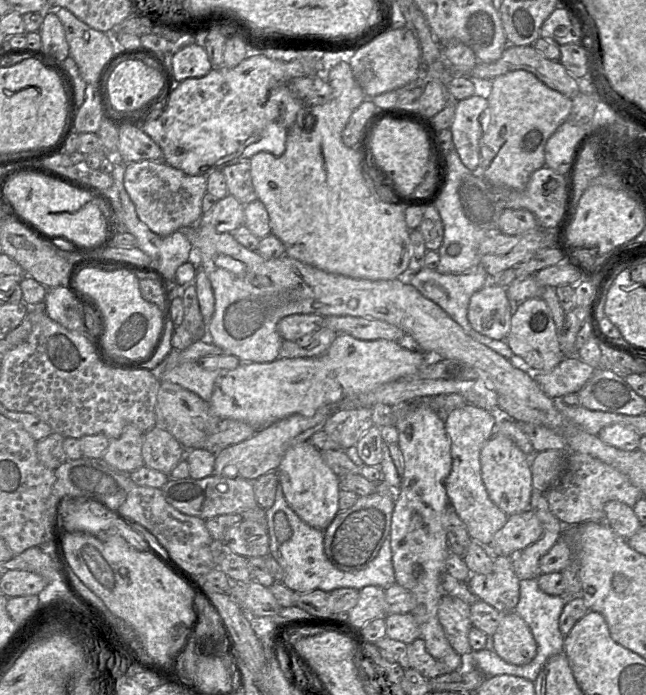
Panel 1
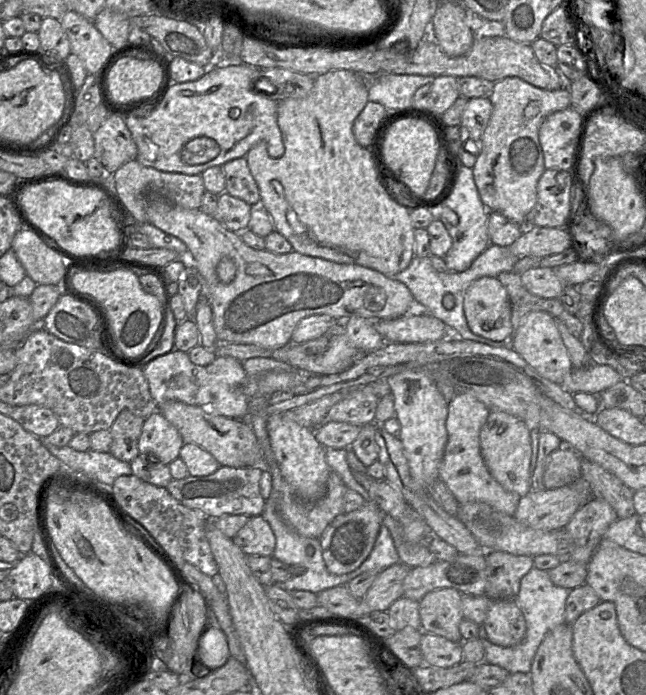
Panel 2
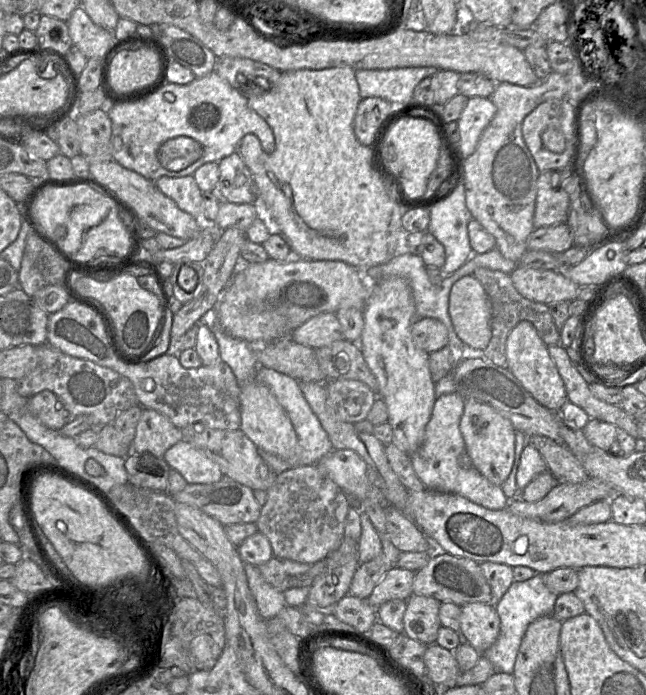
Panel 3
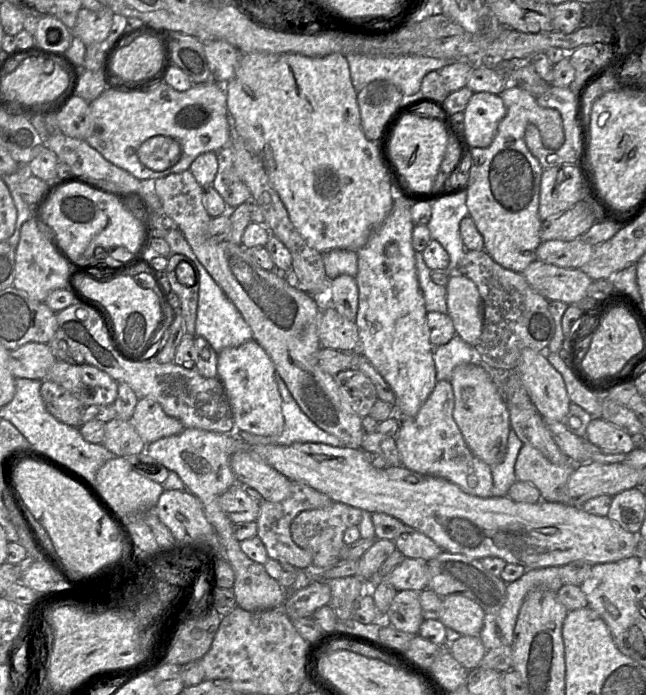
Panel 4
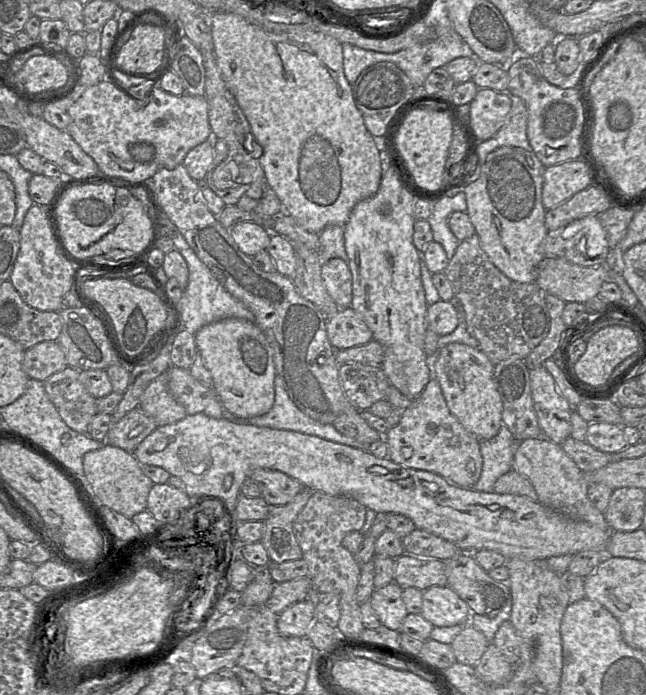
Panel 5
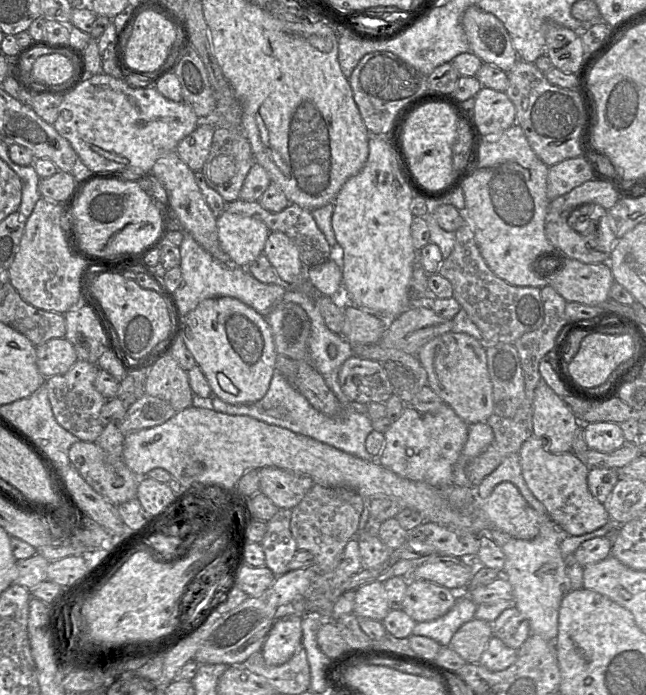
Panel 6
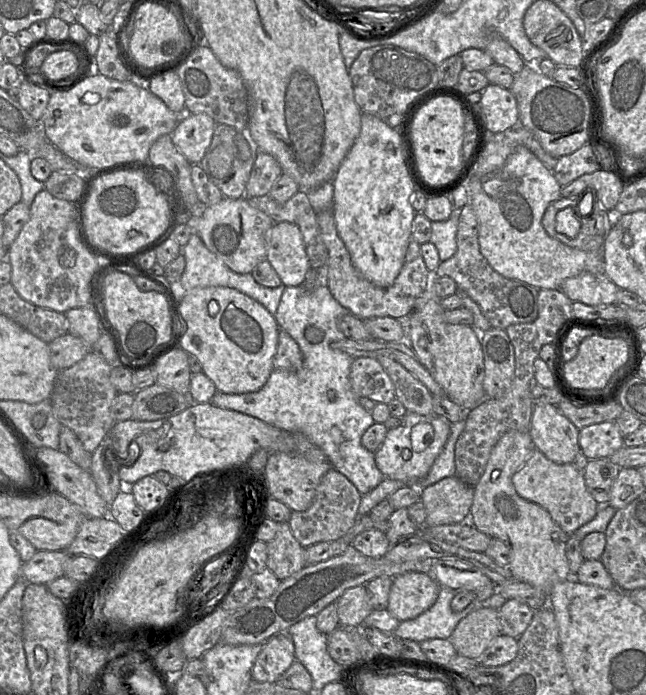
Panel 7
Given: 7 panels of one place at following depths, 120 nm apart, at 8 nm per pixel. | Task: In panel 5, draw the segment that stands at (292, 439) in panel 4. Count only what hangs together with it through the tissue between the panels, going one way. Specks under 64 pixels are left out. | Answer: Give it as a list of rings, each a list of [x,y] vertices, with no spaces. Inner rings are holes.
[[[277,374],[274,379],[274,386],[274,404],[266,414],[250,418],[240,418],[224,409],[223,418],[240,424],[314,435],[328,441],[368,451],[368,444],[363,444],[344,436],[332,424],[322,424],[304,414],[290,399],[283,380]]]

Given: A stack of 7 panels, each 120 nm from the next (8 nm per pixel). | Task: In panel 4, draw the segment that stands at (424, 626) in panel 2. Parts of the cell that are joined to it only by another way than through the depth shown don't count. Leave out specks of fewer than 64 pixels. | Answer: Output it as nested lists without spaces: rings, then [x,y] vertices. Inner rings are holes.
[[[403,590],[395,595],[384,621],[390,623],[397,630],[417,635],[424,619],[419,592]]]

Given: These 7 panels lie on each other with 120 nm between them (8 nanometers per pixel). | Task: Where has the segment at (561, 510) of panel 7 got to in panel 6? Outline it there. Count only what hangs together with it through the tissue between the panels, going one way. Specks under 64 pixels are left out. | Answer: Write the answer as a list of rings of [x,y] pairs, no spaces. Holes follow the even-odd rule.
[[[532,435],[522,444],[518,455],[527,486],[564,534],[580,536],[593,532],[610,521],[604,504],[595,499],[589,491],[589,468],[573,452],[551,453],[544,440]]]

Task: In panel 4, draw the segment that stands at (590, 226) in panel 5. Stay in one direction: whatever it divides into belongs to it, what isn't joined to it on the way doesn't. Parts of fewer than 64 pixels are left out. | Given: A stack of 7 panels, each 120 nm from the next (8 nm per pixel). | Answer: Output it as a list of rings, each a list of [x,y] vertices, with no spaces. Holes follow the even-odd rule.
[[[575,239],[572,241],[549,240],[538,246],[537,259],[562,268],[580,269],[588,263],[594,247]]]

